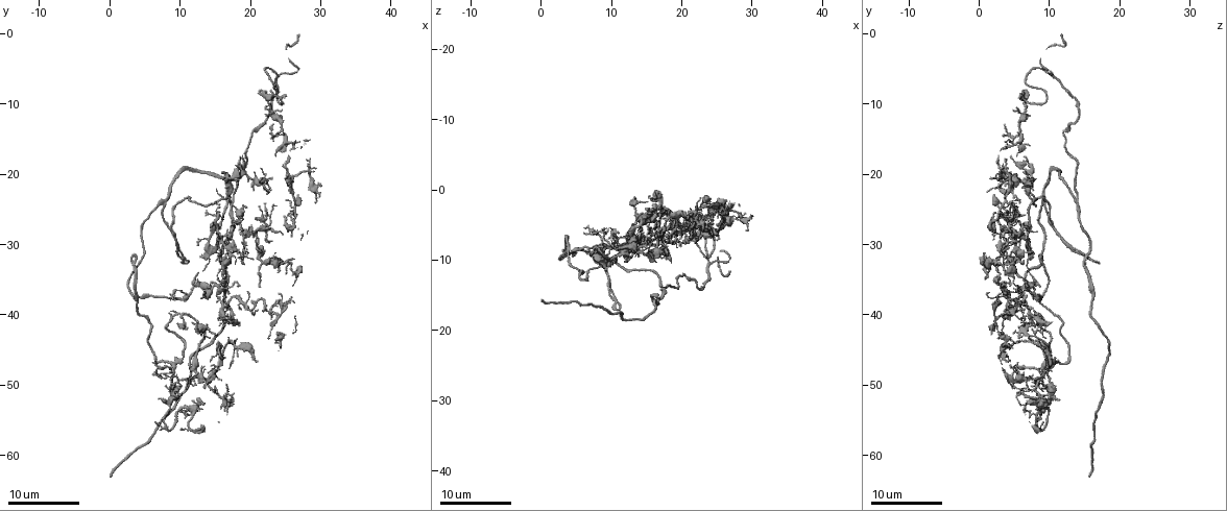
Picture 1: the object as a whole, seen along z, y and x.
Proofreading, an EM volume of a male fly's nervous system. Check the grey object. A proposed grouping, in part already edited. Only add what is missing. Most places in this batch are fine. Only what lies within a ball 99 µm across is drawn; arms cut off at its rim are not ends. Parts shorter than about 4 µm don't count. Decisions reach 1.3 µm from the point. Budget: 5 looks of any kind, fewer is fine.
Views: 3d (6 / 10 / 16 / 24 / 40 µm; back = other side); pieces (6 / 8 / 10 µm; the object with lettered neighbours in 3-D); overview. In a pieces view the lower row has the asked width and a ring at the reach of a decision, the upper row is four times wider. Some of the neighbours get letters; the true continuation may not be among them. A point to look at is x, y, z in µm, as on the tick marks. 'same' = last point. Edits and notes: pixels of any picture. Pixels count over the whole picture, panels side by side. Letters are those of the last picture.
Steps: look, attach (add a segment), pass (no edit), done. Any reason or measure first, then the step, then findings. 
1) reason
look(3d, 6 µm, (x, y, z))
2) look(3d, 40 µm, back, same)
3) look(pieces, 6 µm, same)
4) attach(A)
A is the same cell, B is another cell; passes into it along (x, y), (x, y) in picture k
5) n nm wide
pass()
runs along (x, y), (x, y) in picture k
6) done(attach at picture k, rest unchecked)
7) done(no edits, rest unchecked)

an open end
look(3d, 6 µm, (24.5, 32.5, 6.0))

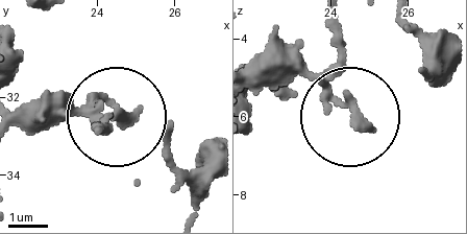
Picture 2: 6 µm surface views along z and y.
look(pieces, 8 µm, (24.90, 32.55, 6.20))

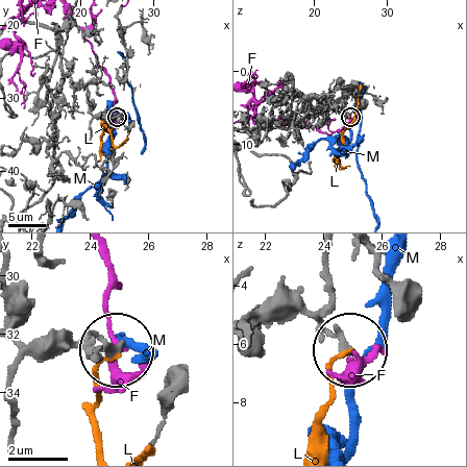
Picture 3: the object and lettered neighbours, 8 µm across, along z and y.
pass()
F, L and M are other cells; runs along (17, 338), (32, 345), (99, 340), (112, 350) in picture 3; no lettered segment goes on from it

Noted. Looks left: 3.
an open end
look(pieces, 6 µm, (21.0, 36.0, 7.0))

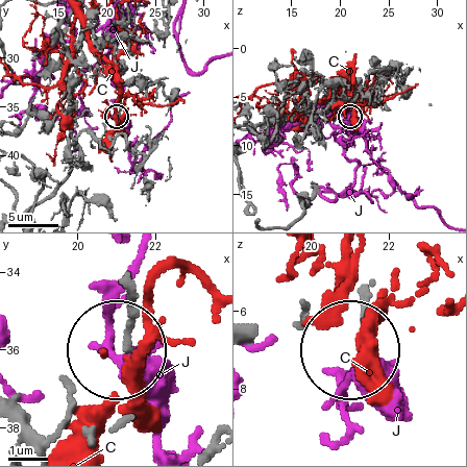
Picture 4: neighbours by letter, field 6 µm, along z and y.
pass()
C and J are other cells; runs along (126, 289), (126, 345) in picture 4; no lettered segment goes on from it

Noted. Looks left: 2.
look(pieces, 6 µm, (18.5, 41.5, 10.0))

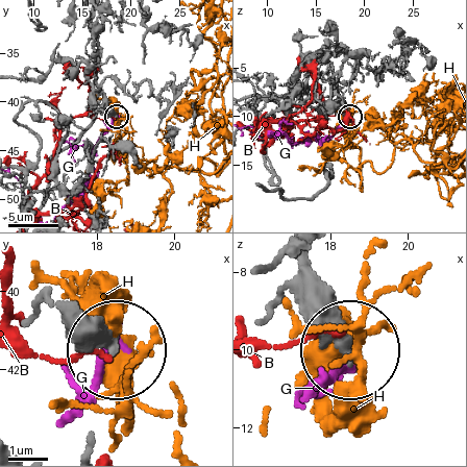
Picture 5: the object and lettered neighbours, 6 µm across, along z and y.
pass()
B, G and H are other cells; no lettered segment goes on from it

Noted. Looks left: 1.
done(no edits, rest unchecked)

